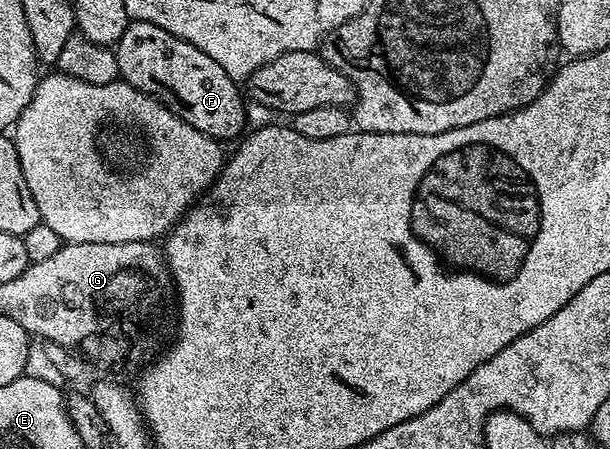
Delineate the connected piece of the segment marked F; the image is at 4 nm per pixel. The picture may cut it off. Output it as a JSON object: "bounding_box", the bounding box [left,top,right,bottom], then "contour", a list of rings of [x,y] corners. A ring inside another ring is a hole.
{"bounding_box":[114,20,246,142],"contour":[[[133,20],[114,45],[114,51],[120,79],[125,84],[160,100],[170,111],[194,126],[194,130],[221,142],[235,141],[245,131],[246,100],[241,85],[226,74],[220,60],[210,58],[210,54],[202,54],[198,46],[190,46],[190,42],[174,38],[174,34],[166,34],[166,30],[162,30],[162,26],[154,26],[154,22]]]}

